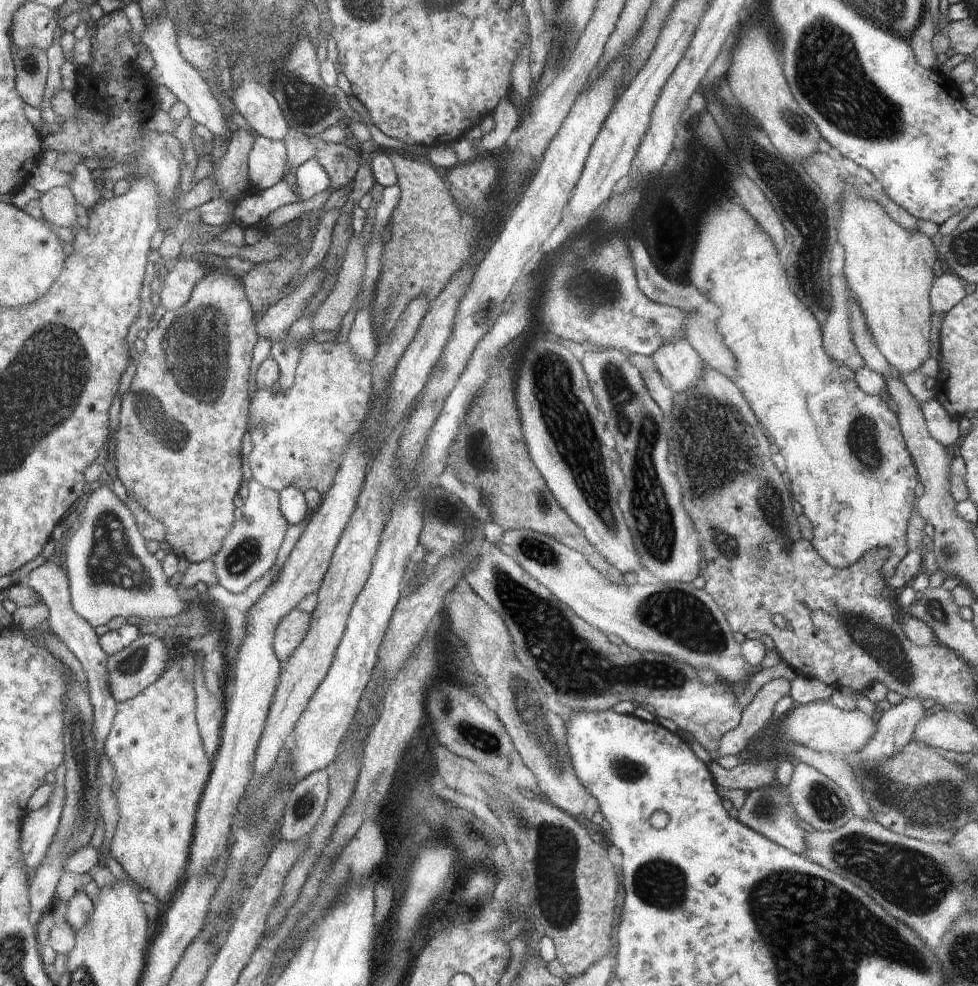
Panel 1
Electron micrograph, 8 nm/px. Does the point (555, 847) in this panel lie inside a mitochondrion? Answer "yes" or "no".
yes

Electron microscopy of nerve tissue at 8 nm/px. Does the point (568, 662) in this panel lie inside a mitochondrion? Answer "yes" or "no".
yes

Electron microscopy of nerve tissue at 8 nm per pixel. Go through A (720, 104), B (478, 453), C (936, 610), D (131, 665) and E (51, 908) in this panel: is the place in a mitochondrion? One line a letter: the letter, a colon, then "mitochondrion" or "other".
A: mitochondrion
B: mitochondrion
C: mitochondrion
D: mitochondrion
E: other

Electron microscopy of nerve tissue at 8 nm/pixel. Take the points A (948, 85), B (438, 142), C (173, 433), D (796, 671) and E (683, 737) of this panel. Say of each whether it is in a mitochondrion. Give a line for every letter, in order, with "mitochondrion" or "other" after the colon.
A: other
B: other
C: mitochondrion
D: other
E: other

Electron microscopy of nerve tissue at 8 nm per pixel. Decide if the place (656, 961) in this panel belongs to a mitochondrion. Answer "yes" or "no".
no

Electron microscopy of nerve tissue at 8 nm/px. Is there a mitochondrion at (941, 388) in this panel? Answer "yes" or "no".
no

